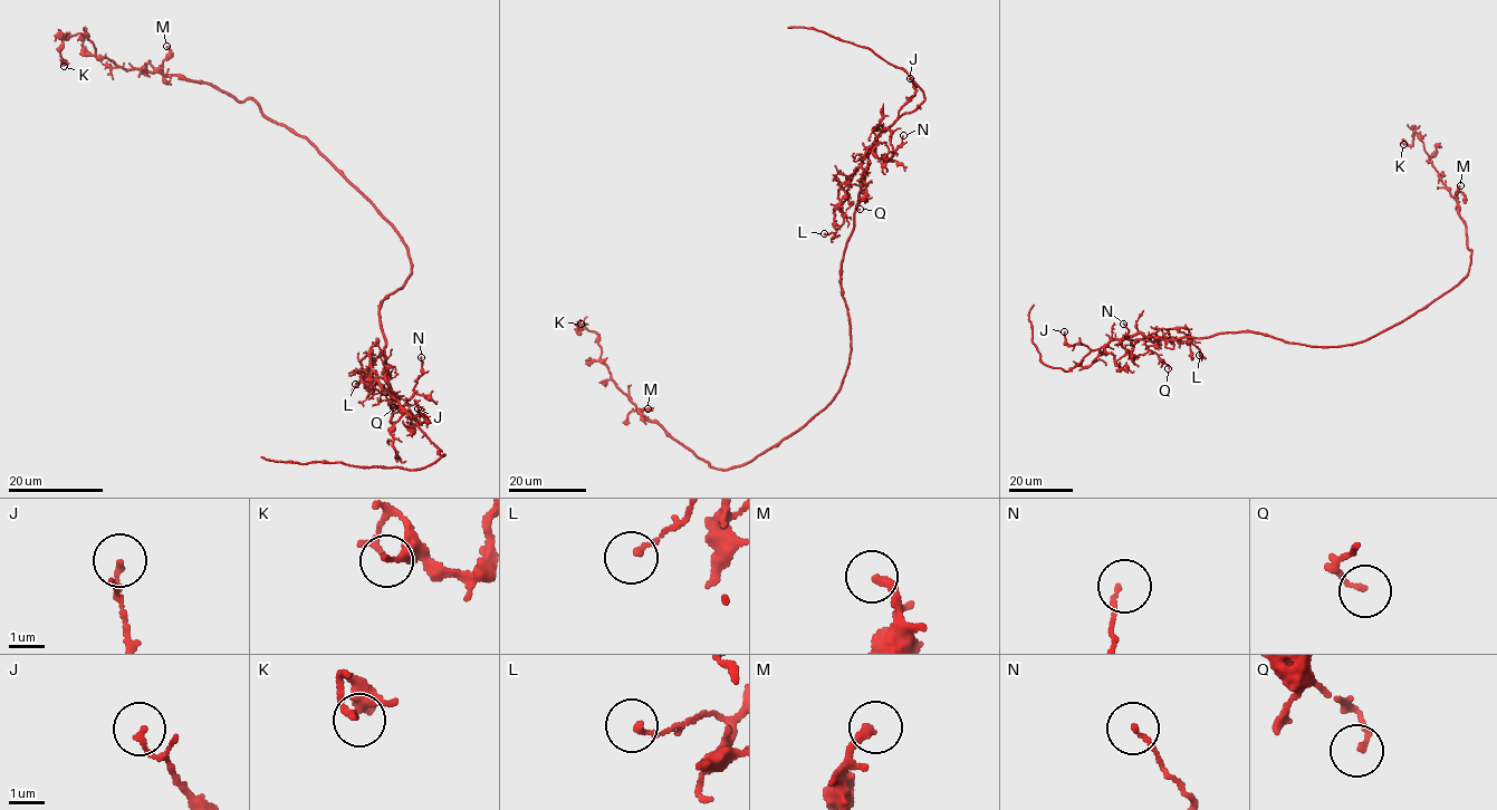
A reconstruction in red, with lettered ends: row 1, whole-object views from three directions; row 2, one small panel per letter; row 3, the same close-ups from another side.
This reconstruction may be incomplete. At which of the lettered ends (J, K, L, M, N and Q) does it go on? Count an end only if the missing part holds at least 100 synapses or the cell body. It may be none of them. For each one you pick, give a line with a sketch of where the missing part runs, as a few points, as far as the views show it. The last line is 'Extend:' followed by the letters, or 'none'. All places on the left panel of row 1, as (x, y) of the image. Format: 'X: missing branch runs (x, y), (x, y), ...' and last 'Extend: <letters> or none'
Extend: none

